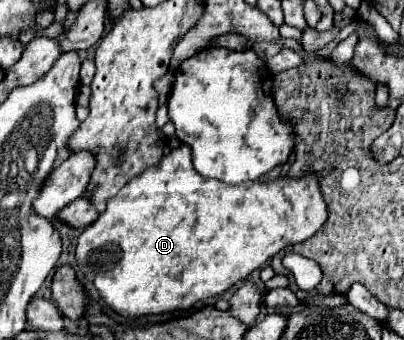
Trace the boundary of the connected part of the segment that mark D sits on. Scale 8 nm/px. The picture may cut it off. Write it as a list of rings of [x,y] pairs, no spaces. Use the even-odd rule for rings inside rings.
[[[181,145],[181,147],[173,149],[169,155],[165,155],[159,165],[153,165],[153,167],[145,169],[139,177],[133,177],[113,199],[107,201],[105,213],[101,213],[97,221],[93,221],[89,227],[83,229],[83,233],[77,239],[77,247],[75,247],[77,267],[81,271],[81,275],[95,285],[95,289],[99,291],[99,295],[107,303],[107,307],[111,307],[121,317],[139,319],[139,317],[161,315],[161,313],[171,313],[171,311],[189,311],[191,307],[195,307],[197,301],[223,295],[235,283],[247,279],[255,269],[263,267],[263,263],[267,263],[267,259],[271,259],[275,253],[279,253],[287,245],[303,243],[305,239],[315,235],[319,231],[319,227],[325,223],[327,205],[325,205],[325,201],[321,197],[321,191],[317,189],[317,179],[313,175],[309,175],[305,179],[289,179],[289,177],[285,177],[285,179],[277,179],[277,181],[271,181],[271,183],[259,183],[257,187],[253,187],[253,185],[255,183],[249,183],[249,185],[227,185],[223,181],[201,177],[193,169],[189,145]]]

